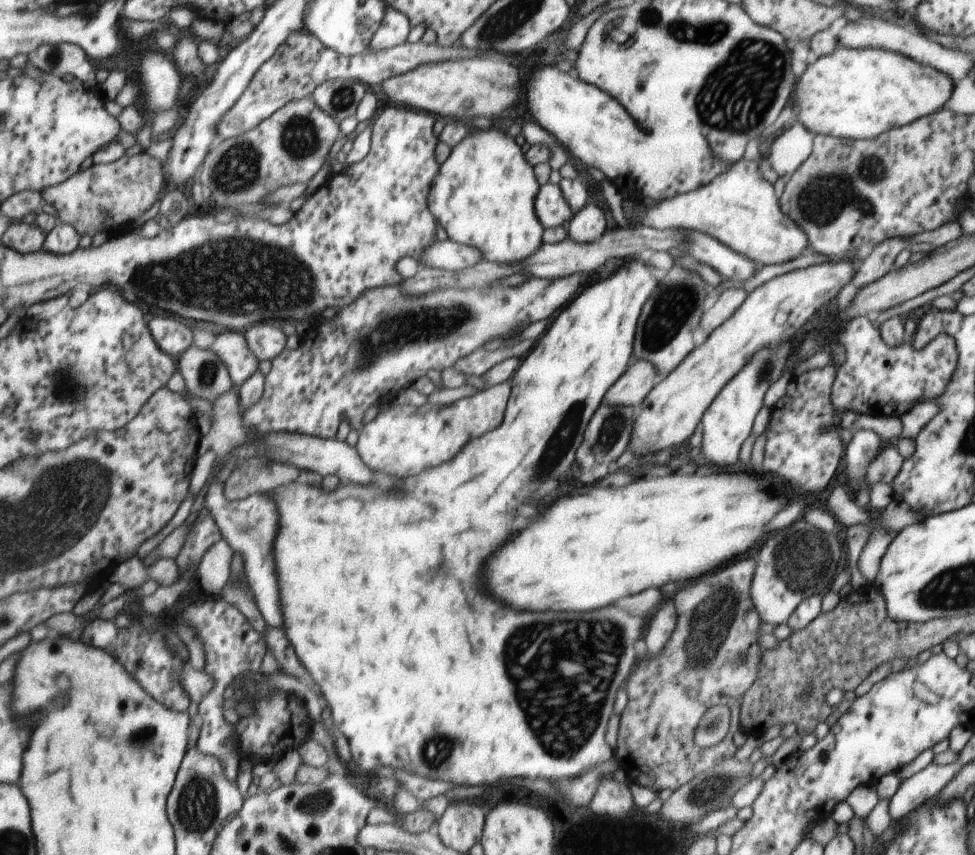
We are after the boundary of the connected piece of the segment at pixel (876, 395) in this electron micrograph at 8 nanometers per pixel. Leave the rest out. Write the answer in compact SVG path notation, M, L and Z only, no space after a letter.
M856 316L840 322L835 332L838 348L845 354L832 388L832 404L840 416L848 410L868 416L900 417L920 402L936 400L944 394L959 362L955 337L941 333L926 347L915 350L912 341L905 340L892 348L883 339L879 328L866 316Z

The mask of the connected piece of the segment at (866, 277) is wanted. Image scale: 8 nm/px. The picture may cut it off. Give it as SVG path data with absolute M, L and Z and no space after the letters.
M909 237L888 238L876 248L868 251L869 255L858 263L852 283L859 291L864 286L880 280L886 276L894 267L896 257L906 248Z

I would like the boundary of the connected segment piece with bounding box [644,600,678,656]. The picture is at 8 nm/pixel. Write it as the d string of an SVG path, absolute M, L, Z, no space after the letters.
M672 600L664 602L658 612L654 614L654 618L650 620L648 624L648 632L644 636L644 642L648 646L648 656L658 656L662 652L662 648L668 644L672 636L672 632L675 631L678 614L676 614L676 608L672 604Z

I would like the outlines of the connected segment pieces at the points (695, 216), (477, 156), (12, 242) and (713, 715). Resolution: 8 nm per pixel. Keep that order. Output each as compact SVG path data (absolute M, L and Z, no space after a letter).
M740 159L728 172L716 176L710 184L676 198L656 202L644 214L634 214L629 221L636 227L646 225L655 229L696 230L713 236L732 248L736 254L750 258L758 270L772 264L782 264L798 258L808 250L807 233L794 220L780 212L772 184L758 178L754 160Z
M500 124L489 129L464 136L460 144L451 147L448 158L440 166L439 172L430 184L428 208L436 222L446 230L448 238L460 244L478 248L482 261L498 264L518 264L530 258L542 244L542 226L536 218L535 198L538 182L534 178L532 166L526 162L520 146L508 132L500 130Z
M17 222L3 236L3 243L24 254L43 250L48 234L38 224Z
M718 704L706 710L694 730L696 748L718 746L726 738L730 723L731 711L727 705Z

